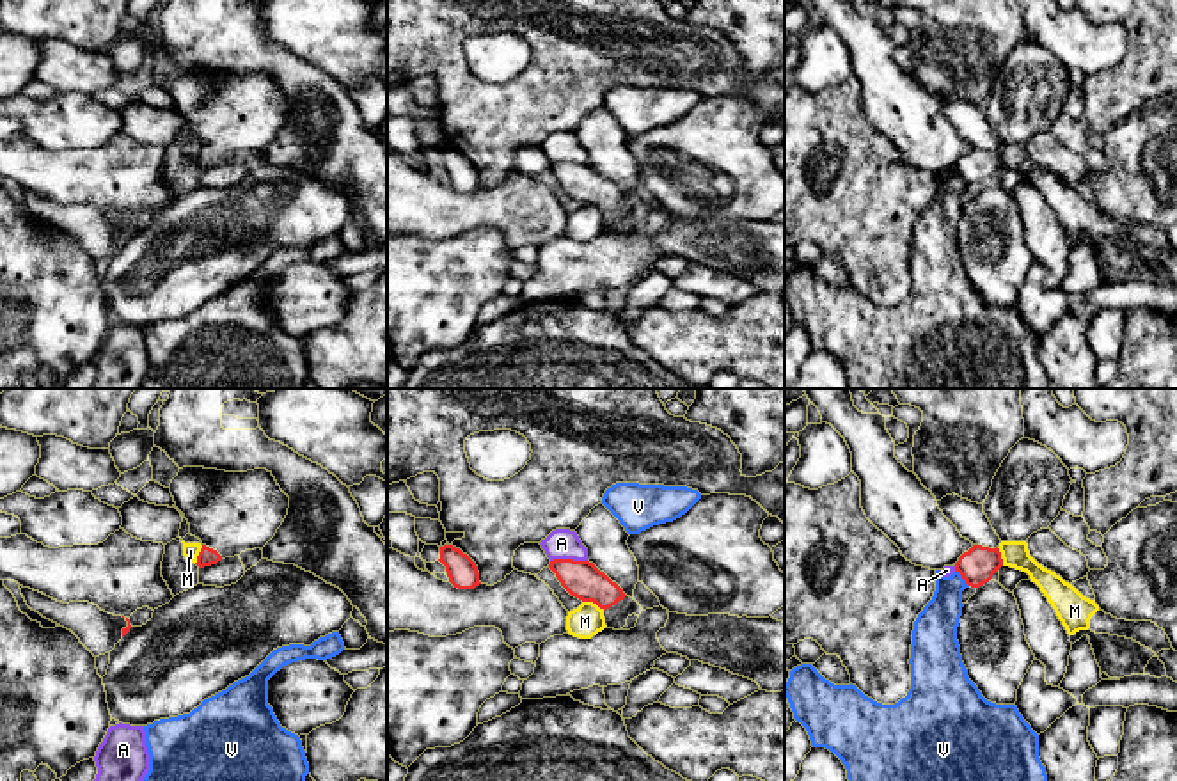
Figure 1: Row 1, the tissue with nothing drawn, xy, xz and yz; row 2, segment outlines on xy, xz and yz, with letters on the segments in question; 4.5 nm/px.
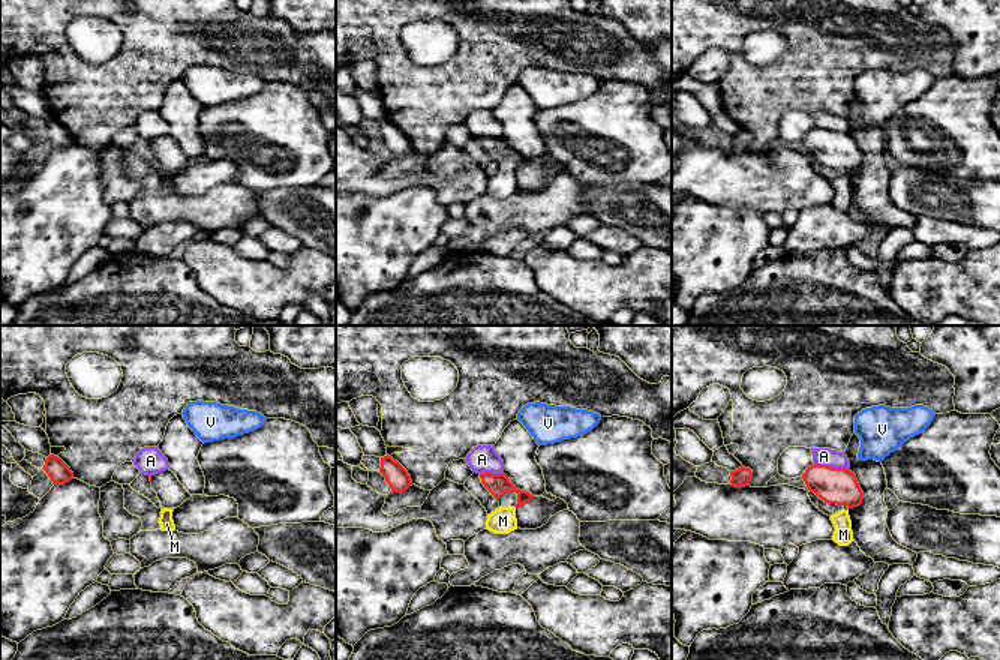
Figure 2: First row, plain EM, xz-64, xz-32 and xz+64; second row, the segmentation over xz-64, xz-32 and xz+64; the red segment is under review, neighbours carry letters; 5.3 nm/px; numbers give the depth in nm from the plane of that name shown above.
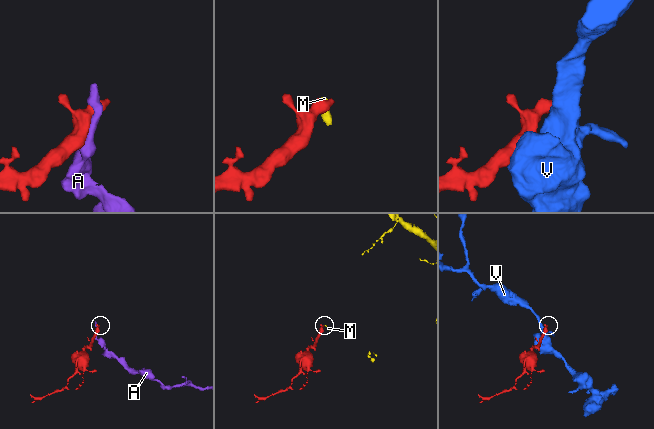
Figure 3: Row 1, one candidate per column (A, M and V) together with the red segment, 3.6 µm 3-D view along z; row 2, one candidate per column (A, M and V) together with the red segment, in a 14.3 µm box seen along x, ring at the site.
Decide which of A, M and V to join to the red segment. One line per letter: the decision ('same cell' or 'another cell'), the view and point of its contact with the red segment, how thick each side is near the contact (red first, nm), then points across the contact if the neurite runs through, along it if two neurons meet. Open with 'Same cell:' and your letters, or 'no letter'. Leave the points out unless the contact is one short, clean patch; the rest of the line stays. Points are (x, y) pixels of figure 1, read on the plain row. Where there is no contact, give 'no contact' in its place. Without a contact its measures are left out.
Same cell: no letter
A: another cell; contact xz (568, 162); calibres 170 and 140 nm
M: another cell; contact xz (593, 205); calibres 170 and 150 nm; border xz (583, 203), (592, 203), (604, 212)
V: another cell; contact yz (963, 180); calibres 160 and 190 nm; border yz (955, 173), (968, 189)

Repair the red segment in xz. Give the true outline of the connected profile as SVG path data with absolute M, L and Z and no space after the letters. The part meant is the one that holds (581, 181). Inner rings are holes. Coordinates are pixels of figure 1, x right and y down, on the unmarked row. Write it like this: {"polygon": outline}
{"polygon": "M554 162L549 170L572 199L593 204L604 213L607 231L620 233L632 217L639 218L643 213L634 201L627 199L589 163Z"}

